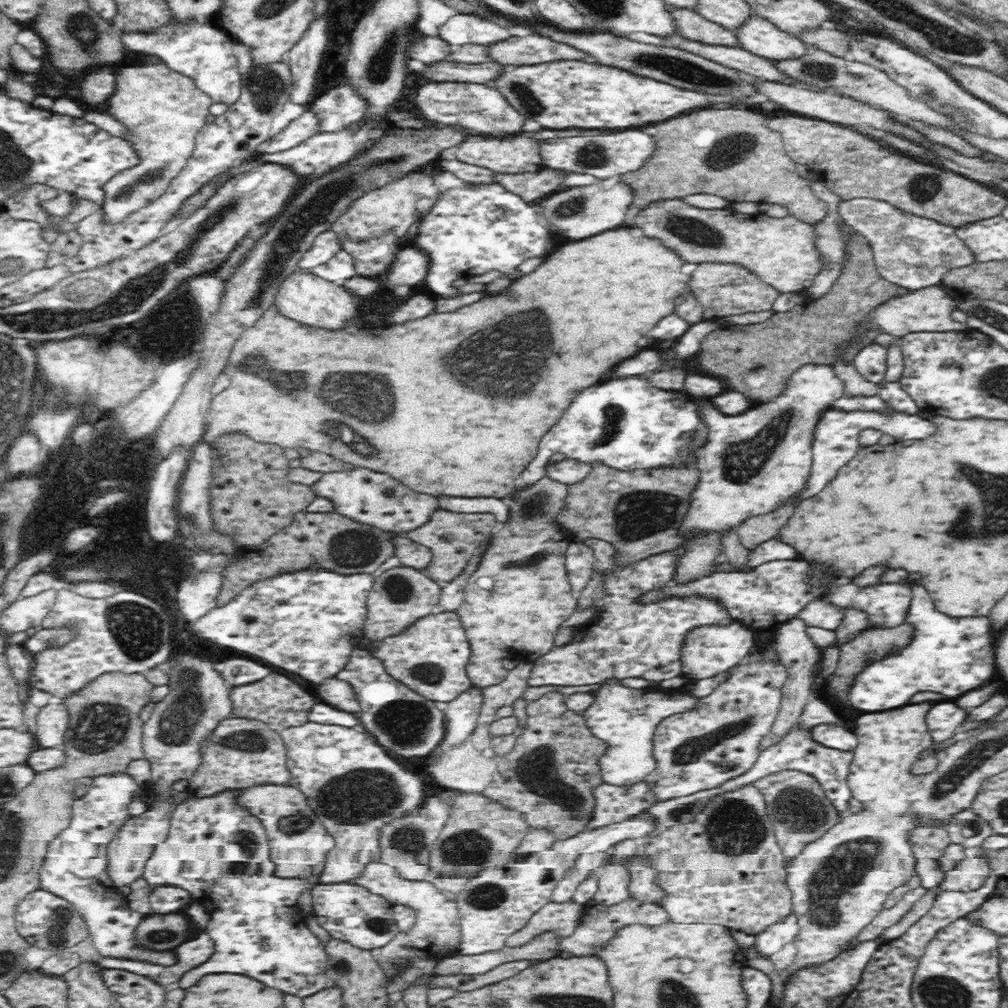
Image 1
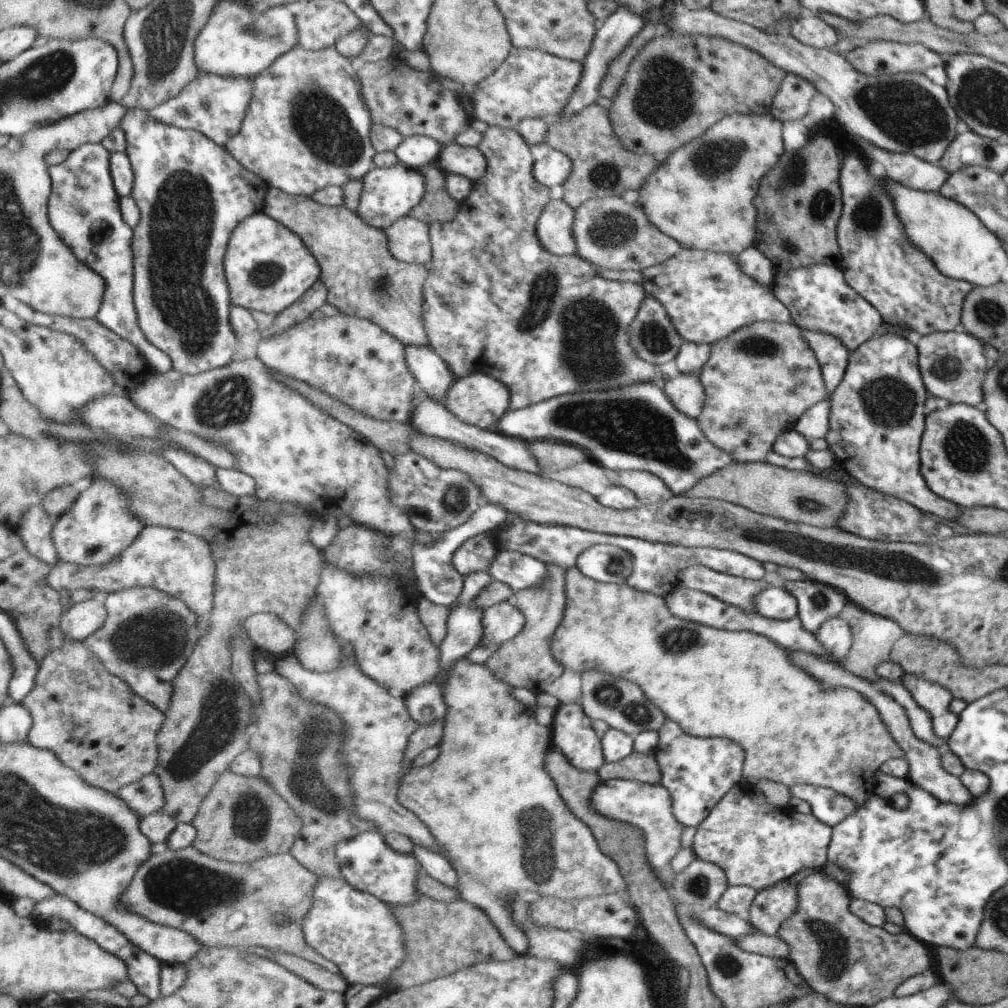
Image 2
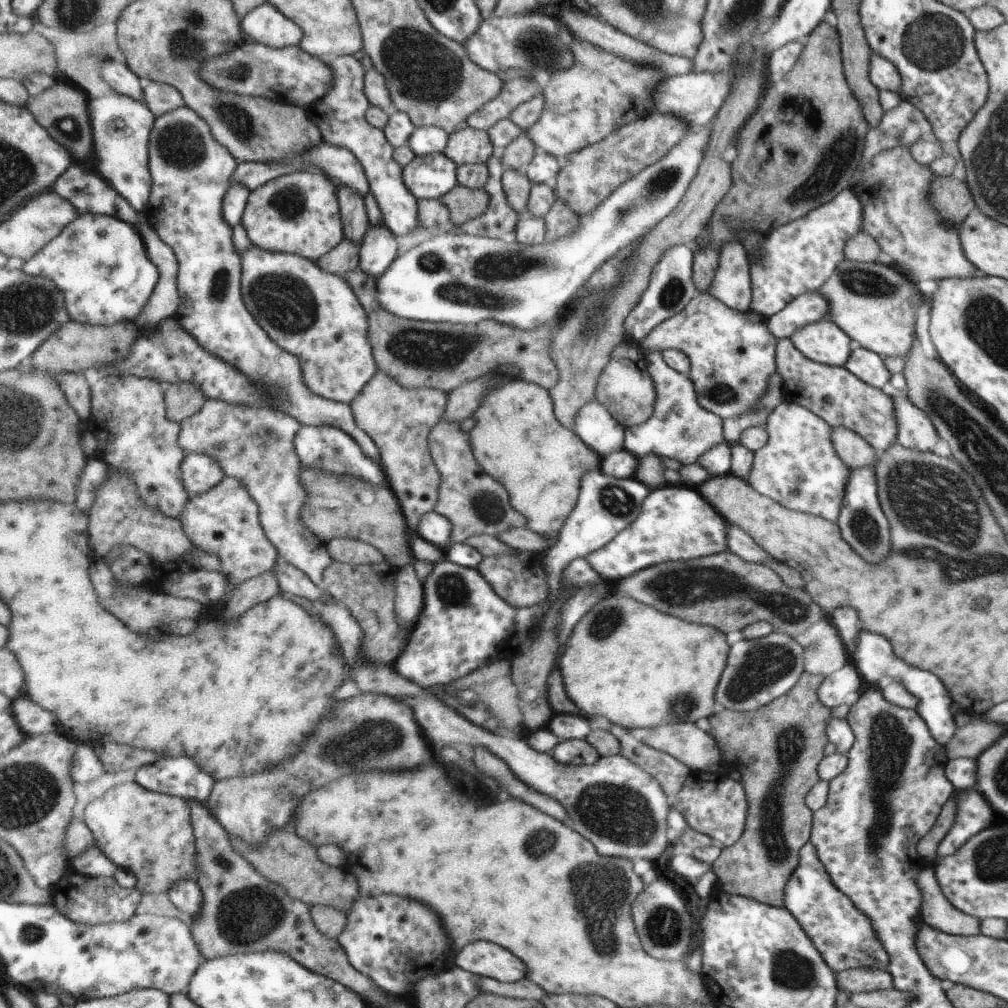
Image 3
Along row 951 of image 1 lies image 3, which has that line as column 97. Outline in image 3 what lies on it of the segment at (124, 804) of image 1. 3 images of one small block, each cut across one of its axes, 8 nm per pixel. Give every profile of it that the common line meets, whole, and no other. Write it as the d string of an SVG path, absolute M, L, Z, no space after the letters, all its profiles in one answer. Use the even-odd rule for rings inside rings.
M118 92L109 96L90 99L89 108L90 114L92 114L94 132L96 132L96 152L98 152L98 160L100 158L104 160L100 172L114 182L114 186L118 188L120 194L126 194L126 198L134 204L134 208L147 210L149 208L150 198L153 195L153 176L149 166L151 158L150 146L154 127L157 126L157 114L150 110L145 103L140 102L140 100Z

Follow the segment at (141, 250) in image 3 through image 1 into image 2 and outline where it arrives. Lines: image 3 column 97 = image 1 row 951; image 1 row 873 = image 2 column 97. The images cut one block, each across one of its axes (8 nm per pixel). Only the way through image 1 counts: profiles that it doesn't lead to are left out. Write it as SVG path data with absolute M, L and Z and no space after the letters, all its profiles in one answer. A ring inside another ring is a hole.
M89 143L78 151L72 151L65 162L51 166L53 174L53 196L50 202L51 224L58 235L69 245L81 262L98 272L104 279L107 288L105 300L97 320L116 332L122 339L132 341L146 352L158 354L160 350L151 344L141 328L136 302L137 256L135 250L135 231L125 220L121 204L122 196L118 193L113 174L113 153L103 144Z

